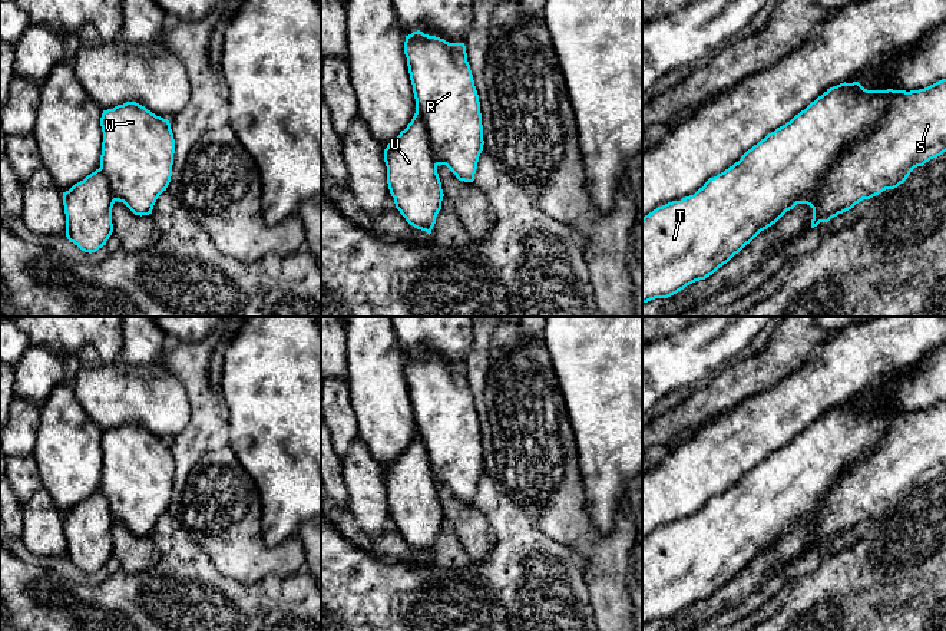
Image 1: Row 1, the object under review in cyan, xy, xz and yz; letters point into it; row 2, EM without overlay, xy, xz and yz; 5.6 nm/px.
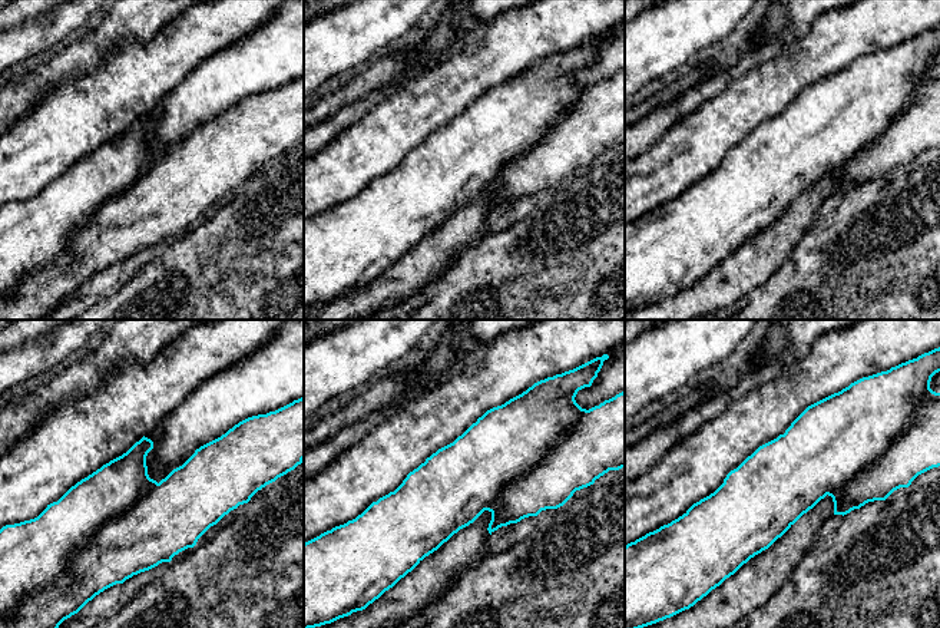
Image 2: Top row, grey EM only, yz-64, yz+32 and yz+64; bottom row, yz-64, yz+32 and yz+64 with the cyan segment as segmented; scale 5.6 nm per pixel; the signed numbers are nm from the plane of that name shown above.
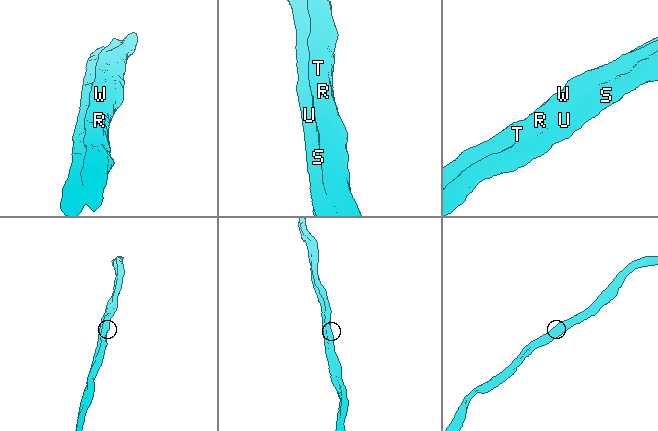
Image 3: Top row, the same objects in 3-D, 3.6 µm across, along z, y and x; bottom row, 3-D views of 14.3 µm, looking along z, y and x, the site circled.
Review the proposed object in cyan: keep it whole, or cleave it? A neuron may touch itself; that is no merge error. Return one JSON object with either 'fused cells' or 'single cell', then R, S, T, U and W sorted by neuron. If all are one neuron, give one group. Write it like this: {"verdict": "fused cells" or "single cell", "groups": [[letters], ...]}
{"verdict": "fused cells", "groups": [["R", "T", "W"], ["S", "U"]]}

